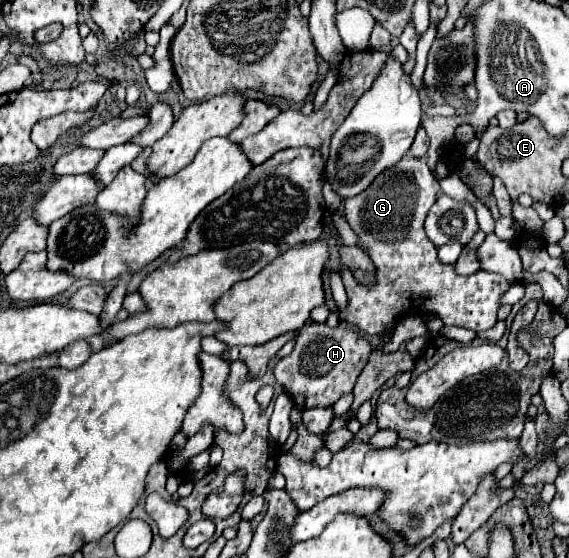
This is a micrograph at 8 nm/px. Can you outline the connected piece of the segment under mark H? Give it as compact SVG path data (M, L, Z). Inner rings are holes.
M304 324L298 330L296 346L290 356L282 358L274 366L276 382L284 388L284 392L292 398L294 408L300 412L304 408L318 408L318 406L332 406L340 396L352 392L358 374L362 372L364 364L372 346L360 334L352 332L350 328L336 326L330 328L324 324Z

